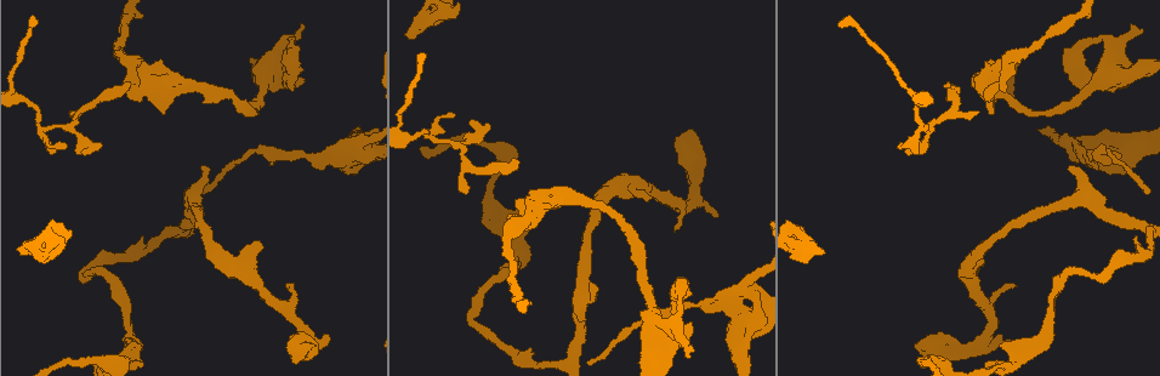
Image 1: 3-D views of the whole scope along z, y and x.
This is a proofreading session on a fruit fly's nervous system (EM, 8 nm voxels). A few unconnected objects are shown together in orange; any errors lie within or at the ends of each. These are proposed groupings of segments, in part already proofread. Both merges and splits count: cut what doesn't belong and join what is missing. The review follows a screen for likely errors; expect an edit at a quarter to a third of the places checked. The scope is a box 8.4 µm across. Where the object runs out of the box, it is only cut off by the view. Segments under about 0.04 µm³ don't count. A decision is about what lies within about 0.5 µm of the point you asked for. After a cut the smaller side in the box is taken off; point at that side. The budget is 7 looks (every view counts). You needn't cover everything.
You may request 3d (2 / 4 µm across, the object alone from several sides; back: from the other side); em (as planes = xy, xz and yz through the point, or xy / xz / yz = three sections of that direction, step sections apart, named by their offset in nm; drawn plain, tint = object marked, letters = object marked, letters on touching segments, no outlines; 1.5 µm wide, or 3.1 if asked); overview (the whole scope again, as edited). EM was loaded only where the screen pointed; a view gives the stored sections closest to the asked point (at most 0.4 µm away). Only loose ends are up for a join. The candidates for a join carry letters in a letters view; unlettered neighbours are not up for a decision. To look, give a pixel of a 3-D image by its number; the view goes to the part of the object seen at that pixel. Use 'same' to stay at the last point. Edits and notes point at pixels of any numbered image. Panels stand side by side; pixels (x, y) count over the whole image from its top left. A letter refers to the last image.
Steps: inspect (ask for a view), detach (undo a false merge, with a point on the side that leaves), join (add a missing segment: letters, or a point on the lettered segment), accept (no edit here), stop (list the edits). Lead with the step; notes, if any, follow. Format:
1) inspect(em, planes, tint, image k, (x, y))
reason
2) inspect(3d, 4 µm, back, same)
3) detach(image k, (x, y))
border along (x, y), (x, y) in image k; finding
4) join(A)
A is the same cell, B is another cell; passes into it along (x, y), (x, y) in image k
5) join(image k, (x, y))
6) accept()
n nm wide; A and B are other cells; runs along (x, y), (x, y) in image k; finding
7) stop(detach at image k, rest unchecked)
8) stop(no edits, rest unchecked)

inspect(3d, 2 µm, image 1, (130, 83))

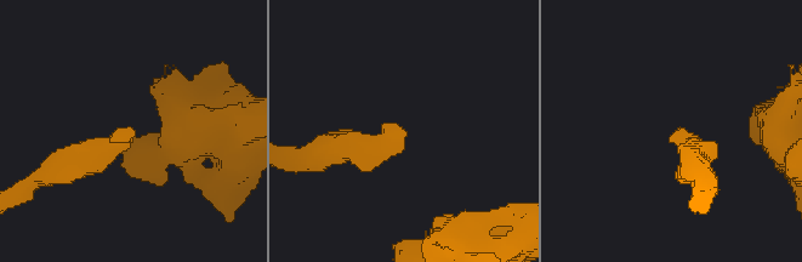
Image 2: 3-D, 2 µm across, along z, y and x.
inspect(em, yz, step 8, tint, image 2, (131, 132))
shape alone is not enough

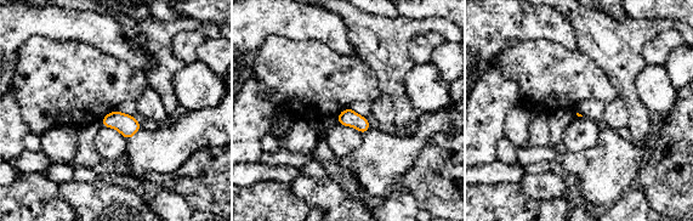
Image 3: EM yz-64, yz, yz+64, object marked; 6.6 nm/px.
inspect(em, planes, letters, same)

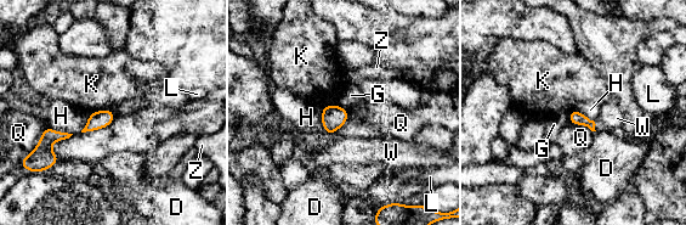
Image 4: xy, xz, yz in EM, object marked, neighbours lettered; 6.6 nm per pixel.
accept()
90 nm wide; D, G, H, K, L, Q, W and Z are other cells; border along (46, 125), (73, 134) in image 4; none of them fits

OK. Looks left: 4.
inspect(3d, 4 µm, image 1, (923, 130))
abrupt turn

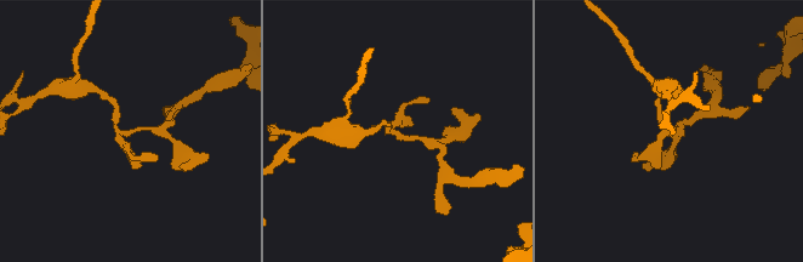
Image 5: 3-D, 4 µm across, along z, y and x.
inspect(em, xy, step 4, tint, image 5, (669, 132))
now the EM

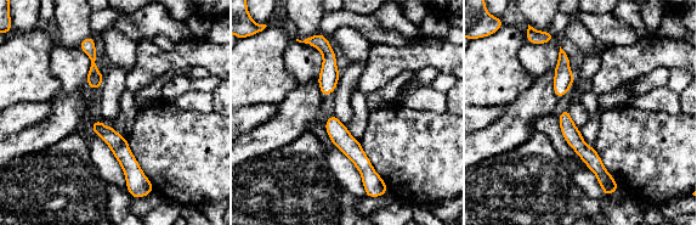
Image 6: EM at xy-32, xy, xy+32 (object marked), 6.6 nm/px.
inspect(em, planes, letters, same)

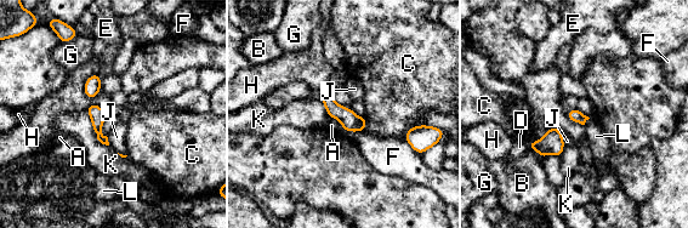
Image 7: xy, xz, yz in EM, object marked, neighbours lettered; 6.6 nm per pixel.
accept()
90 nm wide; A, B, C, D, E, F, G, H, J, K and L are other cells; border along (329, 115), (335, 118) in image 7; continuous, no second neuron

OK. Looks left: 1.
stop(no edits, rest unchecked)

